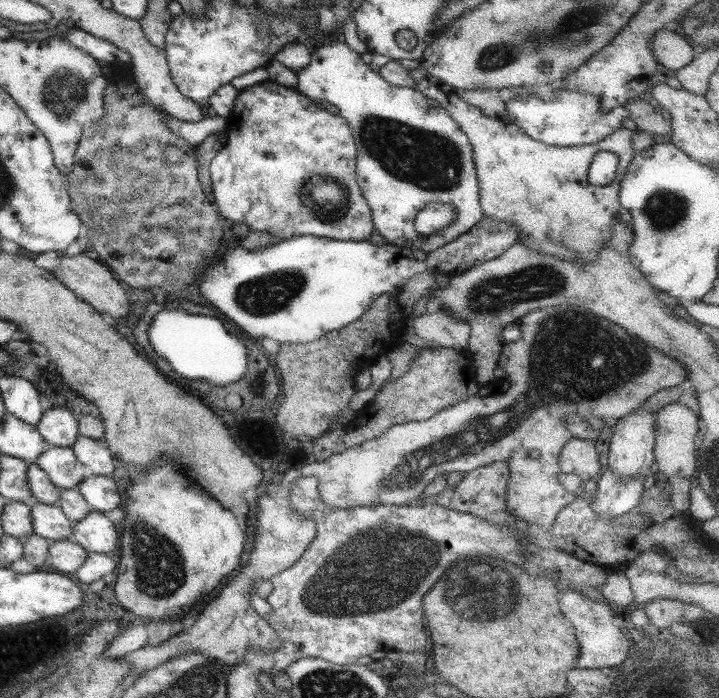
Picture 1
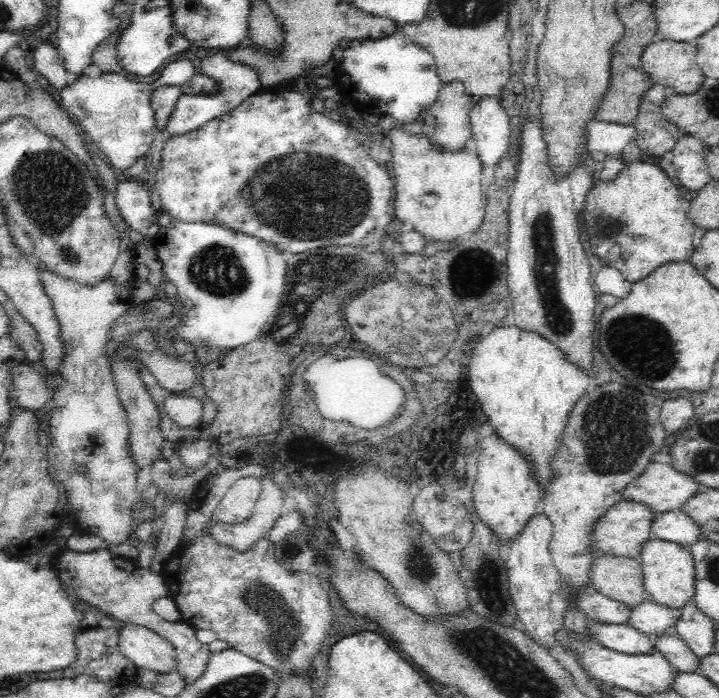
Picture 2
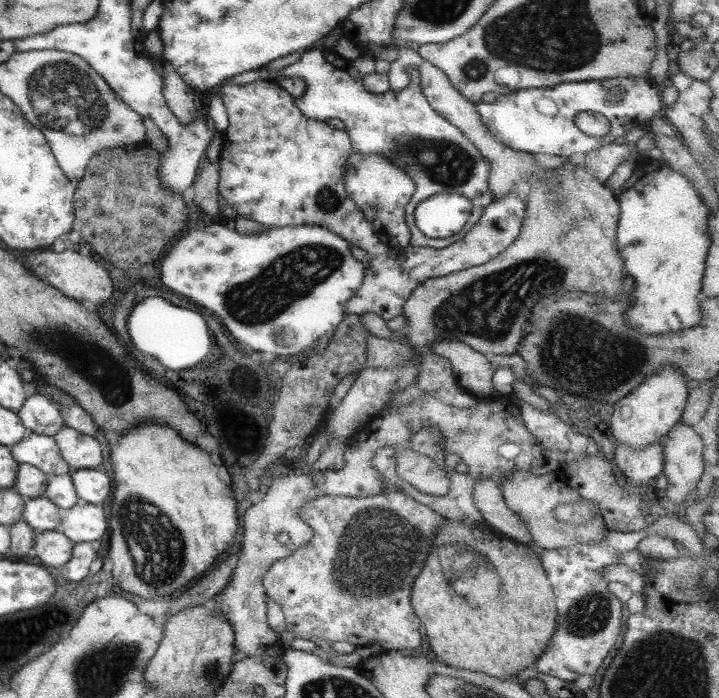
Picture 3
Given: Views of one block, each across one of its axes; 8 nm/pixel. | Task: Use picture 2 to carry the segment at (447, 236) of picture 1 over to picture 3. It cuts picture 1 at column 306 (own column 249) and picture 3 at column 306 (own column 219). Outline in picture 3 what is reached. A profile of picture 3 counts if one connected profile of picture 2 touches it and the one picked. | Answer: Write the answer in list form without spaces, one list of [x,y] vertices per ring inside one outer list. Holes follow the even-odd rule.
[[[316,46],[303,52],[297,62],[281,68],[279,72],[271,72],[262,67],[231,76],[226,82],[242,85],[263,79],[274,80],[279,75],[301,78],[305,82],[305,92],[293,101],[295,108],[303,116],[319,121],[324,121],[325,118],[341,120],[353,153],[381,155],[401,171],[405,171],[405,175],[409,175],[411,182],[415,183],[413,194],[404,208],[404,221],[409,227],[409,245],[440,249],[461,240],[491,203],[487,187],[487,159],[481,157],[477,147],[465,135],[429,106],[428,100],[421,94],[417,70],[411,70],[409,84],[399,92],[391,89],[381,94],[367,92],[361,84],[362,74],[355,70],[351,61]],[[437,193],[459,193],[471,203],[468,221],[457,234],[444,239],[427,238],[414,222],[415,206]]]

